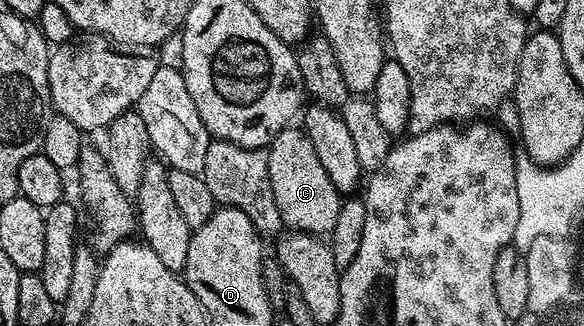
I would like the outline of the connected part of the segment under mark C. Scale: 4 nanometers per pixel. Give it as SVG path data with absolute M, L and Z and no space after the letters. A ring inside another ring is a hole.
M284 128L267 145L270 190L274 190L274 202L278 202L285 229L324 238L334 230L334 222L338 222L342 193L330 182L318 154L314 154L314 142L310 142L307 131L297 128Z

